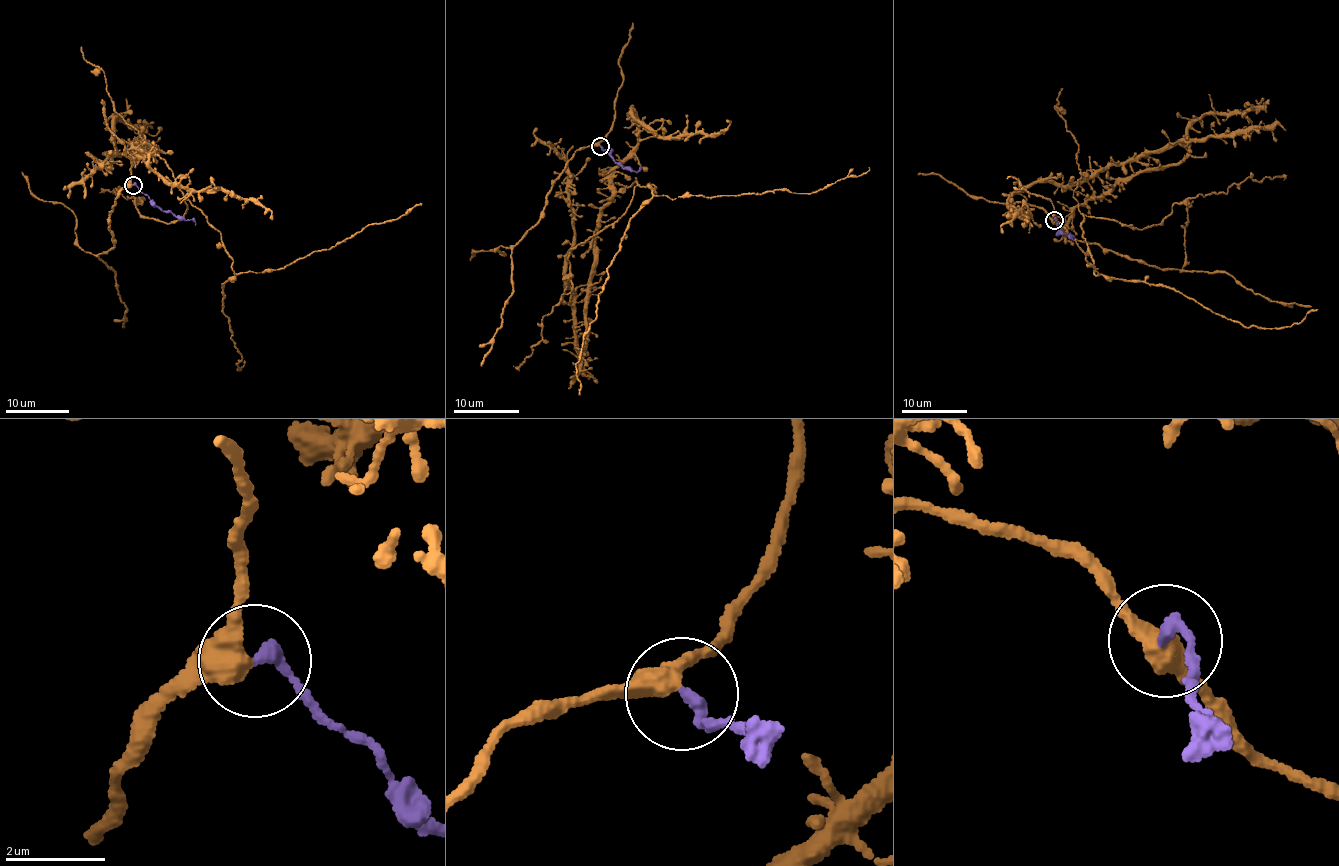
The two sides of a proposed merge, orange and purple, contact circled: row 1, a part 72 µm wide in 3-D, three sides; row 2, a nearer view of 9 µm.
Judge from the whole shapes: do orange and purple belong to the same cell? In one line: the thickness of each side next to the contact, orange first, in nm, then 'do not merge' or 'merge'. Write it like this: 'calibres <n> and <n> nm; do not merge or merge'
calibres 440 and 240 nm; do not merge

